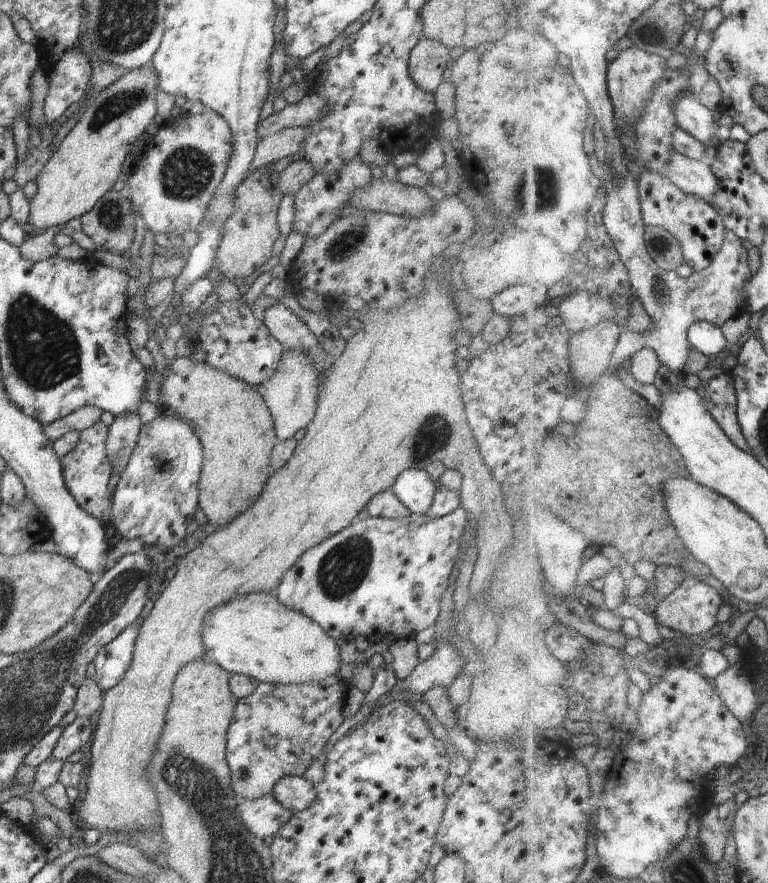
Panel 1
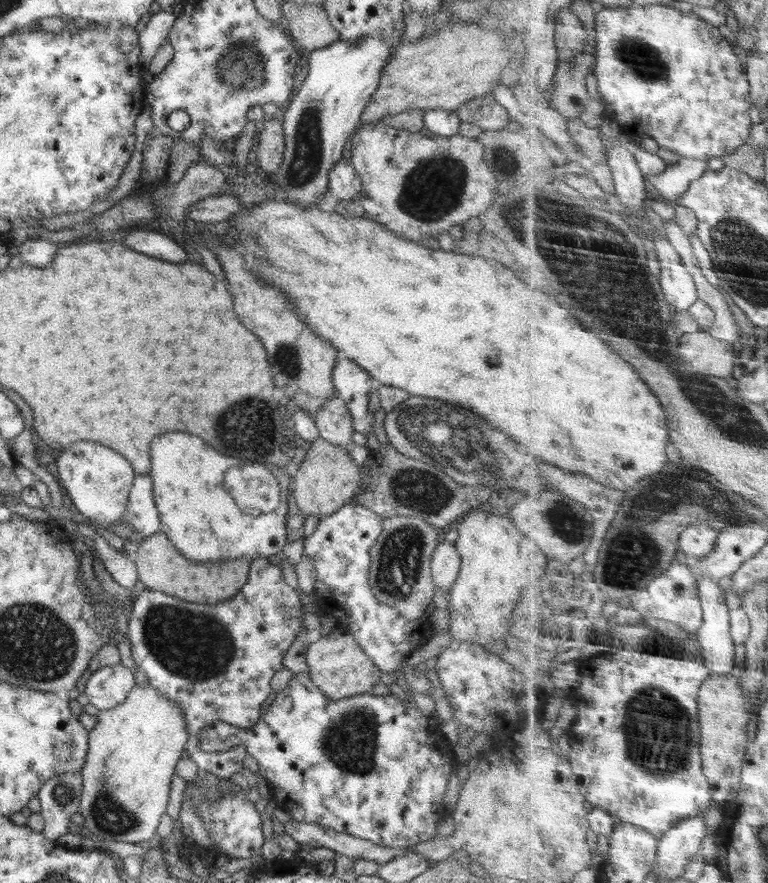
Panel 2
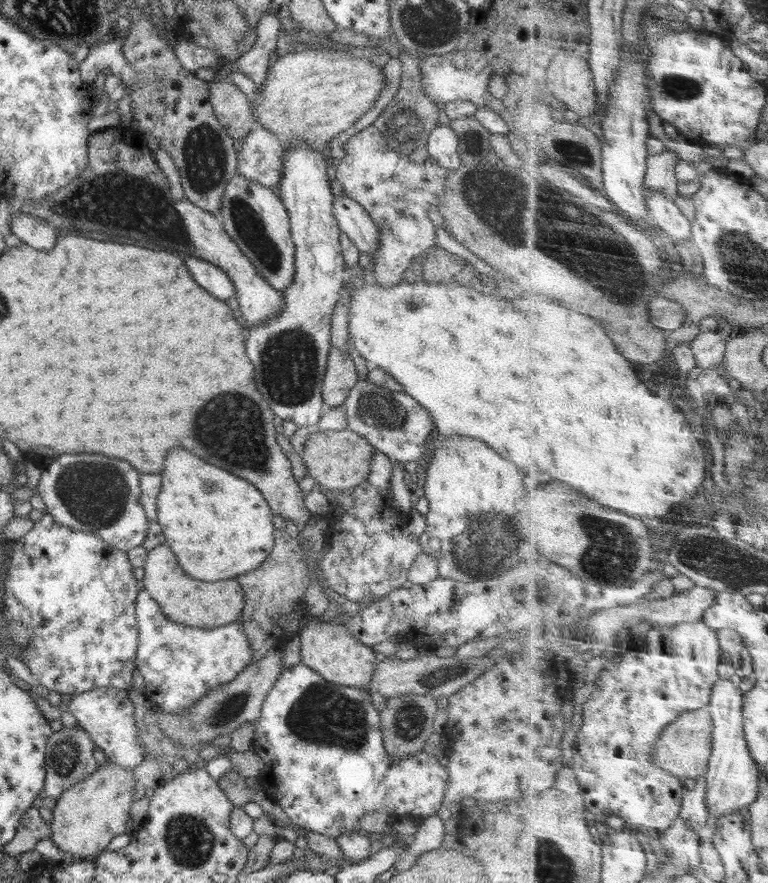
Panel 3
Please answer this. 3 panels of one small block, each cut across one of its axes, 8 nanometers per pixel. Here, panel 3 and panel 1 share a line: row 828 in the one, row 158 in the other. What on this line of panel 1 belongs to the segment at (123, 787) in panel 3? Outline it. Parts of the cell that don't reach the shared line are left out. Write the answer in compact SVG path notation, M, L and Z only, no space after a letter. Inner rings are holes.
M146 65L129 71L100 91L86 112L77 116L76 125L35 178L37 191L29 200L31 232L44 232L80 218L112 190L126 155L132 152L133 143L154 121L159 91L157 72L153 66Z

